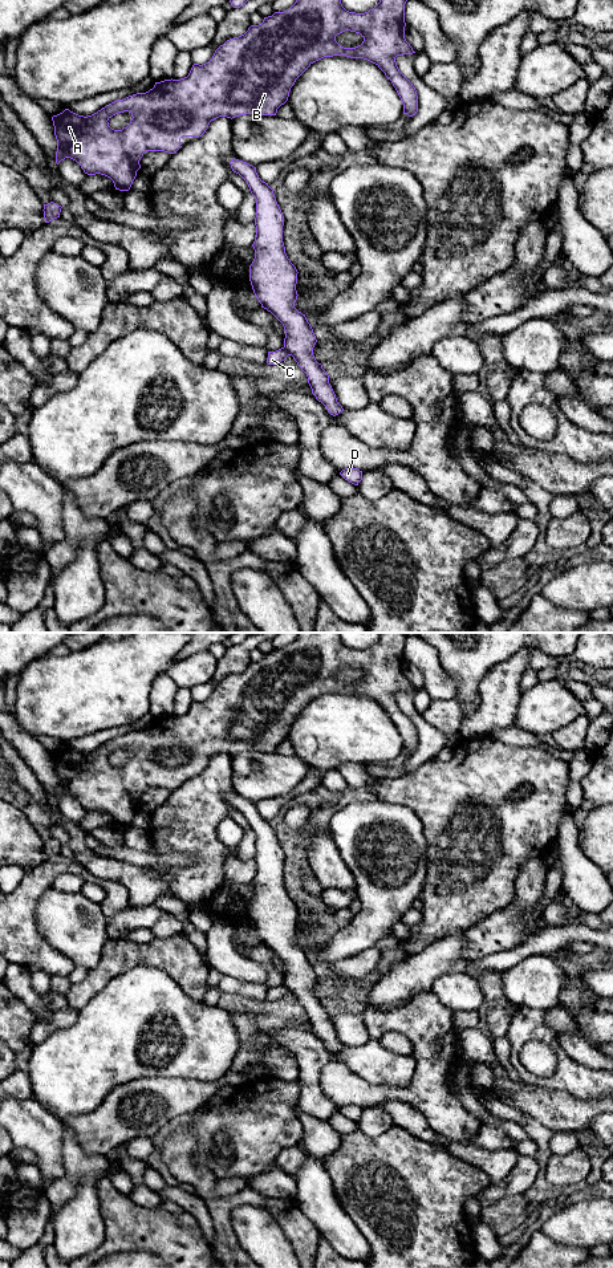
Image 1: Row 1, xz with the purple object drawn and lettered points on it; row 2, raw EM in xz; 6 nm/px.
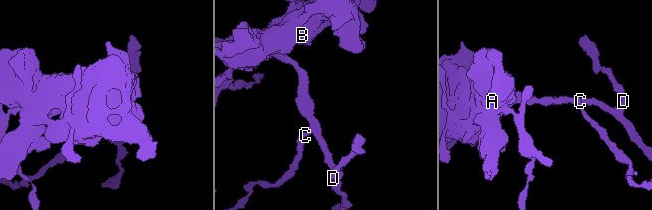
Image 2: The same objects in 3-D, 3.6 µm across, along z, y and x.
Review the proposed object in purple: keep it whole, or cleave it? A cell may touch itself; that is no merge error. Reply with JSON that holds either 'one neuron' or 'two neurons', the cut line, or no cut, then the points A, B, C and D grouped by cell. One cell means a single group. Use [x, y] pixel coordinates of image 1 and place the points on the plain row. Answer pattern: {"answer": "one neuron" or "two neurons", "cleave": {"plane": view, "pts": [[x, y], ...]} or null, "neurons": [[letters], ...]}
{"answer": "two neurons", "cleave": {"plane": "xz", "pts": [[283, 984], [289, 991]]}, "neurons": [["A", "B", "D"], ["C"]]}

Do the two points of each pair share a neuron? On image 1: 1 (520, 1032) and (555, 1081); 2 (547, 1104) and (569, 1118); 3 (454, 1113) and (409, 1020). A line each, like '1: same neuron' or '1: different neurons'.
1: same neuron
2: same neuron
3: same neuron

